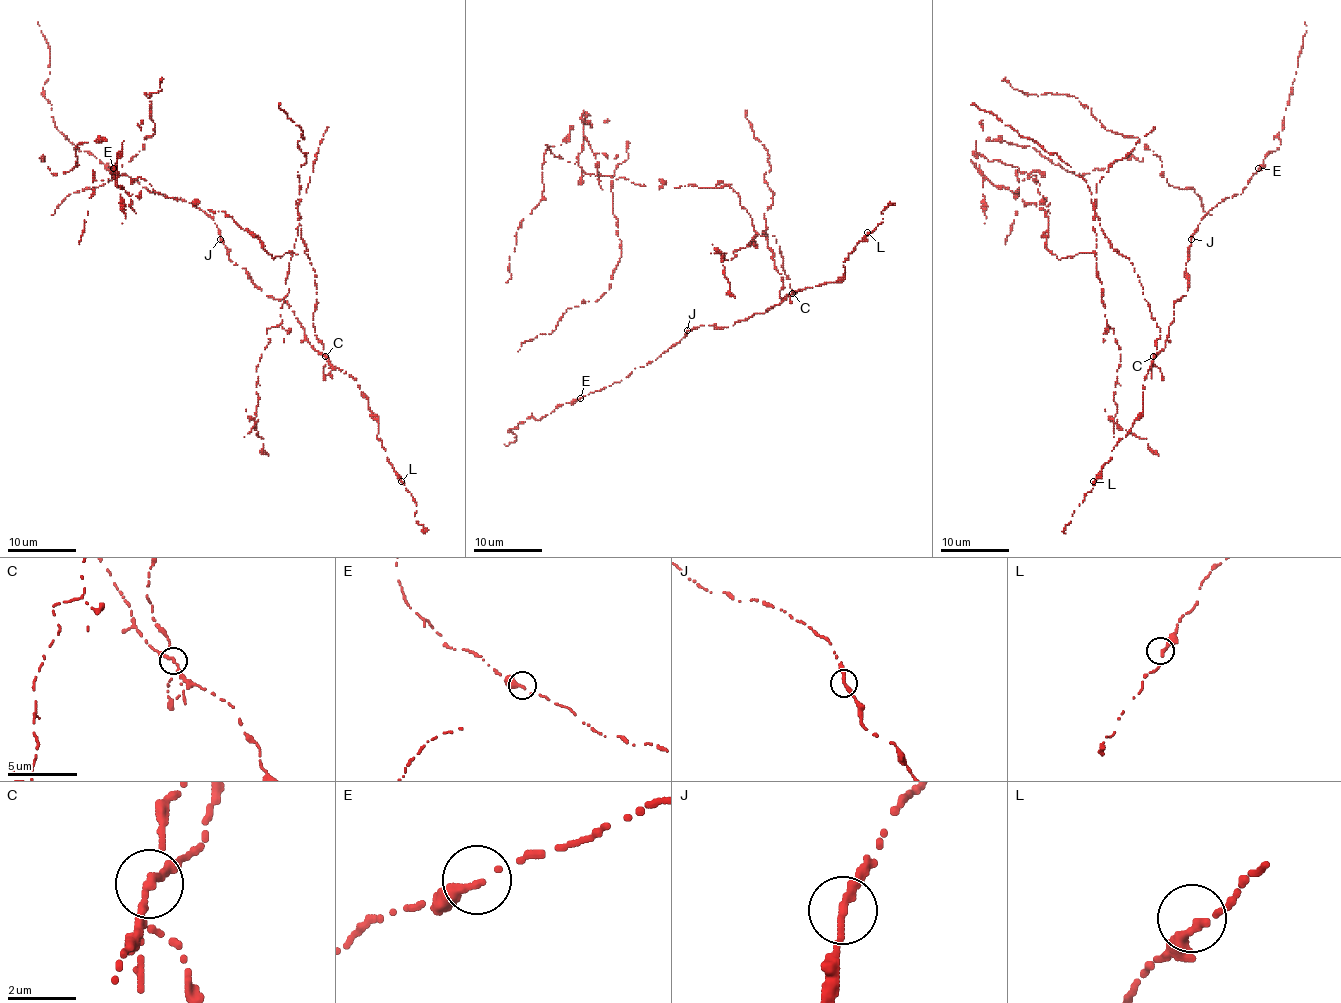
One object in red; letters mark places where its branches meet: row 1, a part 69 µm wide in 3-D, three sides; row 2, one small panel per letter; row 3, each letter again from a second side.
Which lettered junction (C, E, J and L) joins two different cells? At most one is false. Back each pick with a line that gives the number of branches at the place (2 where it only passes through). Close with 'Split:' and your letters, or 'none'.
C: branches 2
Split: C

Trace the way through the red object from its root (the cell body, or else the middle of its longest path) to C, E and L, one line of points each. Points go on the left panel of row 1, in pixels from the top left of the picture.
C: (301, 237), (306, 247), (304, 253), (315, 271), (316, 306), (313, 327), (325, 356)
E: (301, 237), (315, 271), (313, 327), (322, 352), (289, 306), (266, 296), (229, 258), (210, 216), (113, 168)
L: (301, 237), (315, 271), (313, 327), (322, 352), (356, 380), (378, 421), (377, 438), (401, 481)

